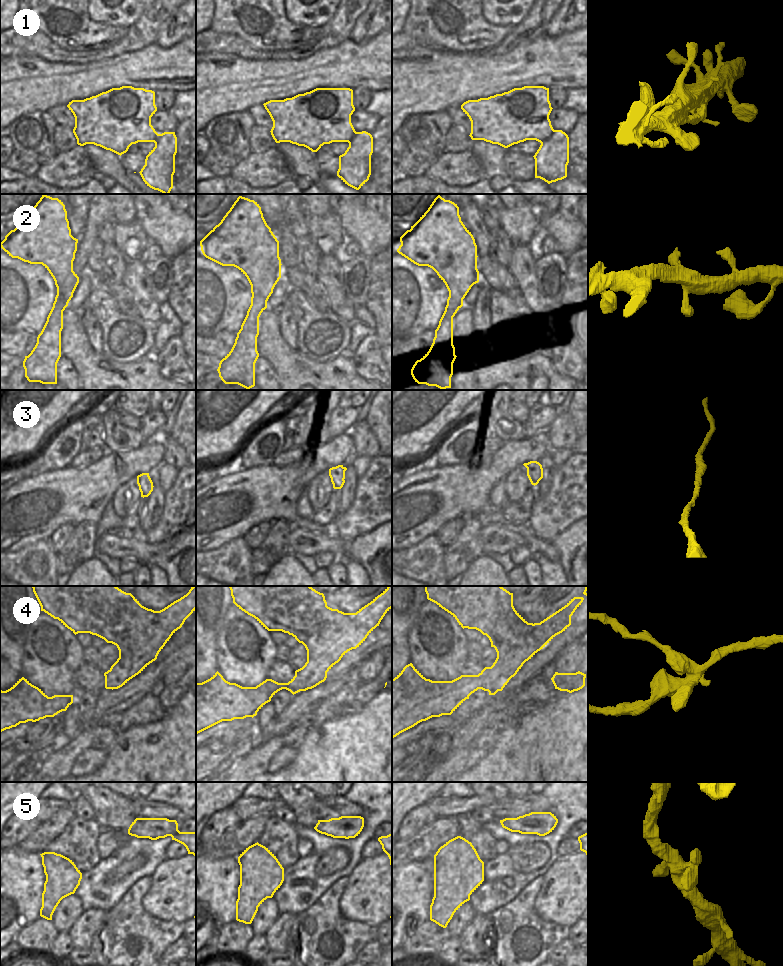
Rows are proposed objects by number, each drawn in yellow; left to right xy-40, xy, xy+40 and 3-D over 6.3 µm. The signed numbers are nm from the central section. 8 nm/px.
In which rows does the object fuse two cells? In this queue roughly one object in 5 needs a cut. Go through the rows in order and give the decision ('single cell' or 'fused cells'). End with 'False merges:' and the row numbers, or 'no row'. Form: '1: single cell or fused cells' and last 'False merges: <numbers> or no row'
1: single cell
2: single cell
3: single cell
4: fused cells
5: single cell
False merges: 4

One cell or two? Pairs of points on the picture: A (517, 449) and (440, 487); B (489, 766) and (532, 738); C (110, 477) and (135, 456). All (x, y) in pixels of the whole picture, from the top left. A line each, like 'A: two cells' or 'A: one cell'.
A: one cell
B: one cell
C: one cell

